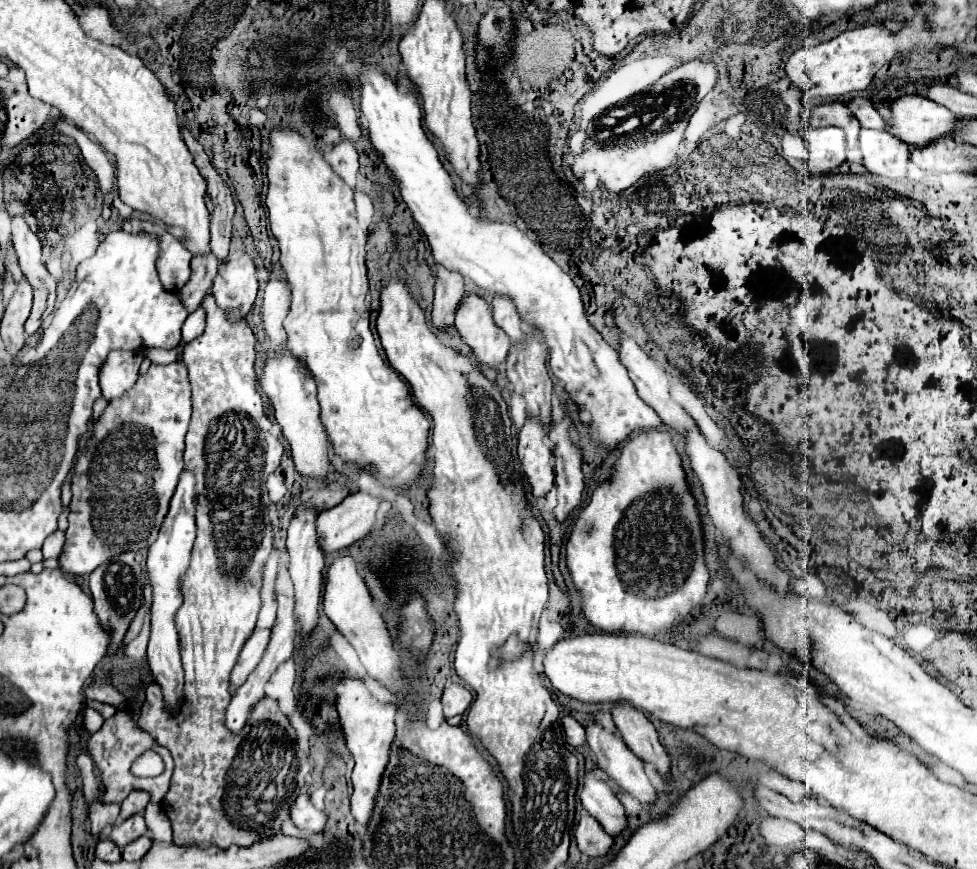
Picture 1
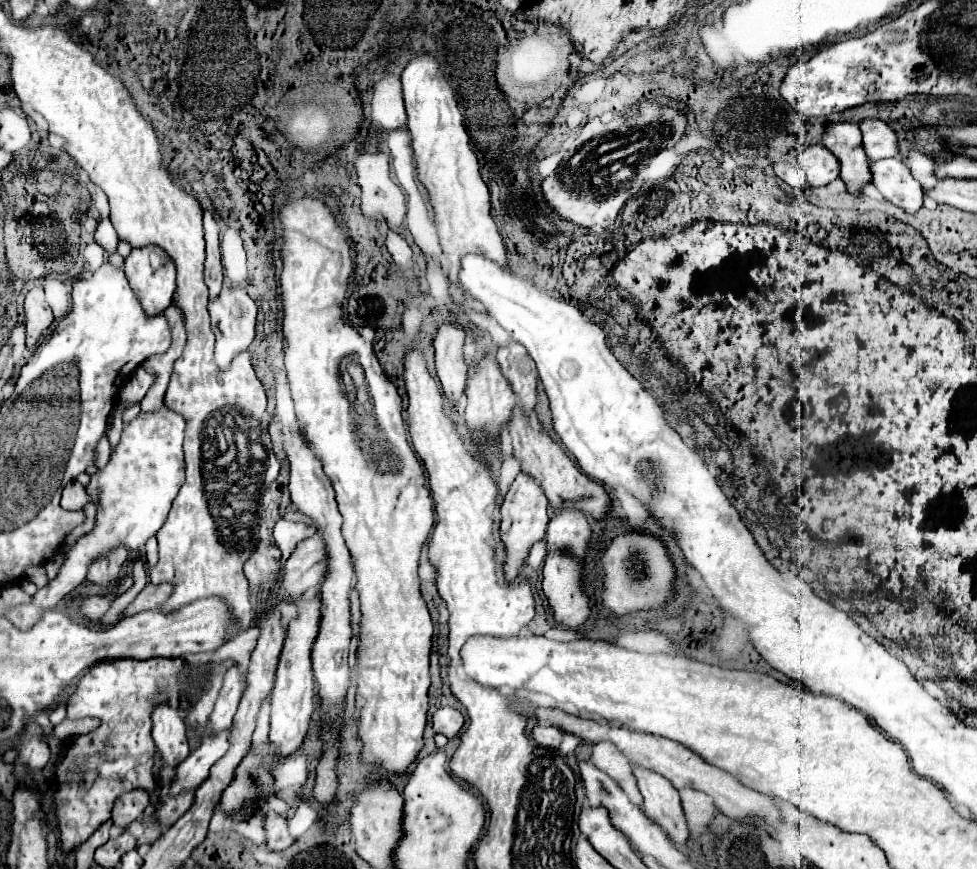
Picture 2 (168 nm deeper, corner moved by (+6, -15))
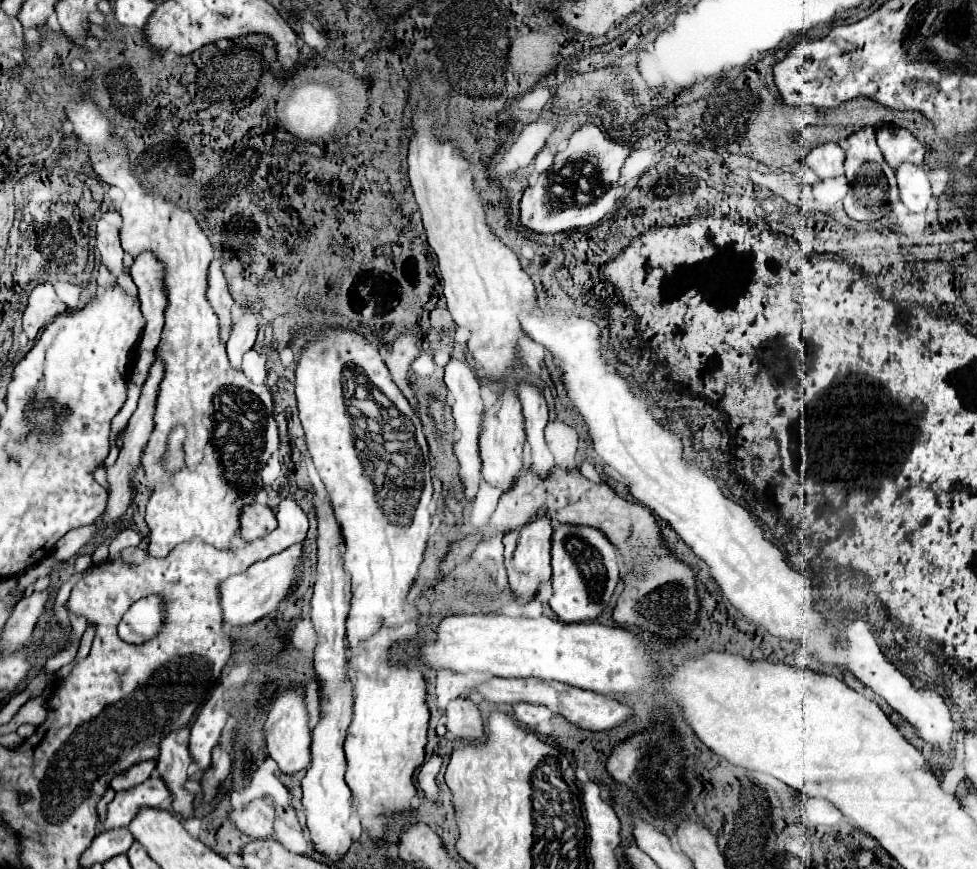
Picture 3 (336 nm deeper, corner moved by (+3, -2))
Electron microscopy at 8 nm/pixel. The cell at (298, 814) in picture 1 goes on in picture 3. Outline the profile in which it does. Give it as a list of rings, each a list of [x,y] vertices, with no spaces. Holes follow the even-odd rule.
[[[253,800],[245,810],[233,810],[231,820],[253,838],[271,838],[275,828],[275,808],[265,800]]]

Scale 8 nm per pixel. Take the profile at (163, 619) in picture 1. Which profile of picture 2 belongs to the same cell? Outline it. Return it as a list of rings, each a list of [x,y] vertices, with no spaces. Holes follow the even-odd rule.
[[[158,705],[152,715],[152,739],[160,753],[160,761],[168,767],[178,767],[190,753],[186,725],[180,713],[168,705]]]

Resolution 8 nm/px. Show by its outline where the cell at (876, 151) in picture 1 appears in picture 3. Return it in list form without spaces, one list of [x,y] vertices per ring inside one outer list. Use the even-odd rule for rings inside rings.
[[[903,162],[895,170],[895,178],[897,178],[901,200],[909,212],[923,212],[929,208],[933,192],[927,172],[921,166]]]

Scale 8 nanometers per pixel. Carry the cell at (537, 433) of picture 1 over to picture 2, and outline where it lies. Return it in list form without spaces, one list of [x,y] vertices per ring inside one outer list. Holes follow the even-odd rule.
[[[520,473],[510,487],[508,495],[504,497],[502,503],[502,523],[500,523],[500,537],[506,549],[506,563],[504,563],[504,577],[506,581],[514,581],[520,575],[520,569],[526,565],[528,553],[534,543],[542,541],[546,535],[546,525],[548,525],[548,499],[544,491],[538,487],[538,483],[530,477]]]

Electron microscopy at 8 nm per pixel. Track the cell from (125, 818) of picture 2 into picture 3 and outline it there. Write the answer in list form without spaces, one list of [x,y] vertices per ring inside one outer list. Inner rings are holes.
[[[141,762],[137,766],[131,766],[129,770],[117,774],[117,778],[113,778],[111,788],[115,792],[123,792],[123,790],[131,790],[137,784],[143,784],[155,770],[155,762]]]

